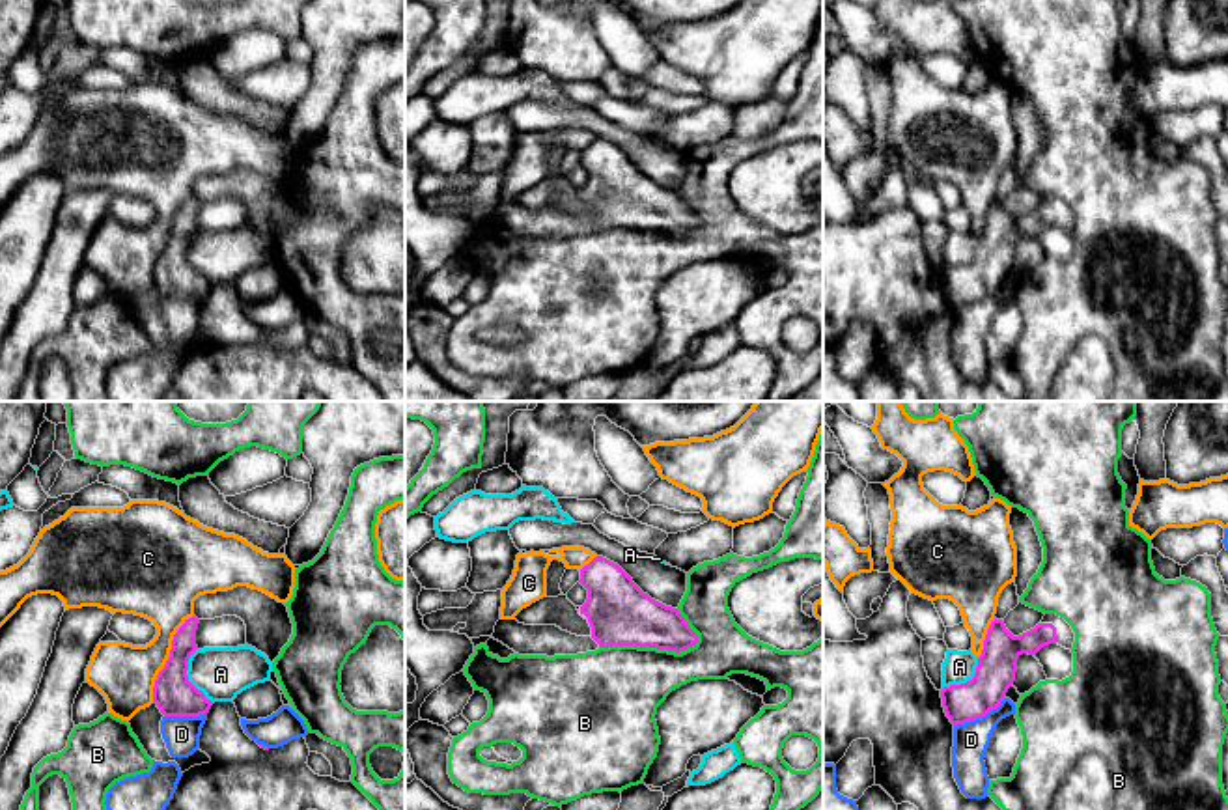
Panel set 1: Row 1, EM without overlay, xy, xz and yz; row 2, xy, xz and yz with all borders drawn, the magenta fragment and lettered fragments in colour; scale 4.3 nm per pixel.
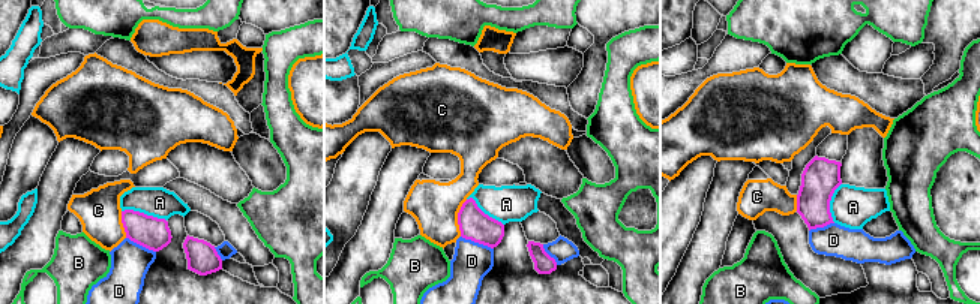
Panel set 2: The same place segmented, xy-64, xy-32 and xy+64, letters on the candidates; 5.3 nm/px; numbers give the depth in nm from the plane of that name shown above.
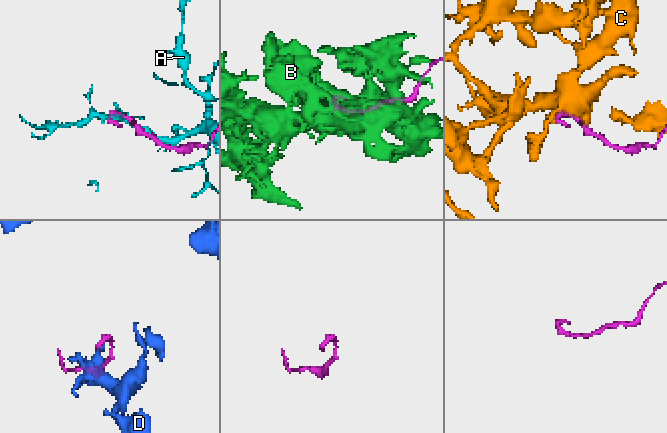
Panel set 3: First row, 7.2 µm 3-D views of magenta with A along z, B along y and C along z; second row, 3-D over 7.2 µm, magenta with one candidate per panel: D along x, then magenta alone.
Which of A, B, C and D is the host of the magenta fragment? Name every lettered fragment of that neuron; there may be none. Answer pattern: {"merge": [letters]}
{"merge": []}

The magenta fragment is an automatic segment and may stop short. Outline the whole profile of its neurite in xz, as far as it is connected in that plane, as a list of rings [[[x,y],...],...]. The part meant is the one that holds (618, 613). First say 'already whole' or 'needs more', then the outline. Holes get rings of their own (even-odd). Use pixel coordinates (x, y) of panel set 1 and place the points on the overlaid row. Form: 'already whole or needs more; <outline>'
needs more; [[[595,556],[580,569],[588,599],[580,616],[590,623],[590,636],[577,636],[556,625],[524,625],[498,620],[493,638],[519,655],[577,655],[608,646],[657,648],[681,653],[698,642],[677,608],[644,594],[614,562]]]

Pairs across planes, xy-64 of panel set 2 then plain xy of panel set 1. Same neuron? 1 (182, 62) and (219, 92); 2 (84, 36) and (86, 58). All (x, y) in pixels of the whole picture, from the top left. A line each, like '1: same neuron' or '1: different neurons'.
1: different neurons
2: same neuron

